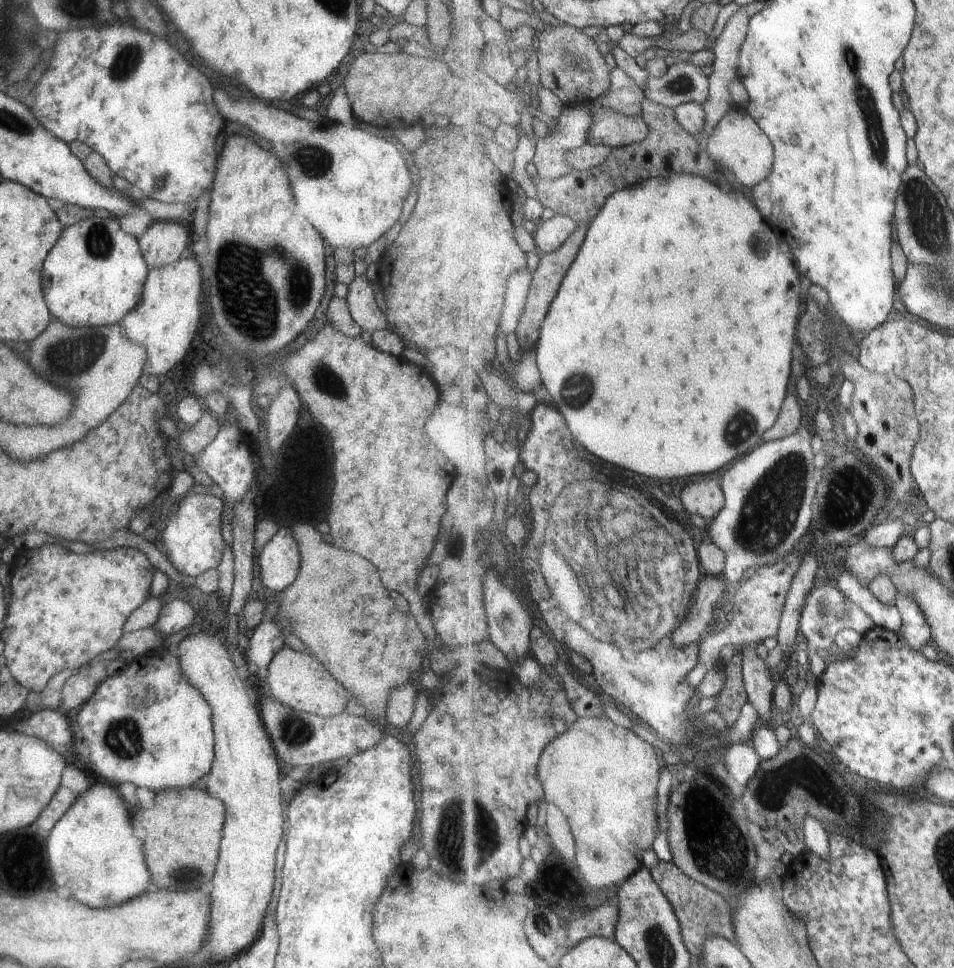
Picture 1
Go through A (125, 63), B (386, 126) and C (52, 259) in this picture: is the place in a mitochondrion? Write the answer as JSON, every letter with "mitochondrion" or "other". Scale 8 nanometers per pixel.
{"A":"mitochondrion","B":"other","C":"other"}

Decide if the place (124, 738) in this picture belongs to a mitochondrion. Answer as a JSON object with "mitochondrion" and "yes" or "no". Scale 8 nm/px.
{"mitochondrion":"yes"}

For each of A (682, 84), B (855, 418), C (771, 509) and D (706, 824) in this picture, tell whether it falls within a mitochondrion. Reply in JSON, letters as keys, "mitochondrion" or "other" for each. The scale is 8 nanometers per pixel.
{"A":"mitochondrion","B":"other","C":"mitochondrion","D":"mitochondrion"}

